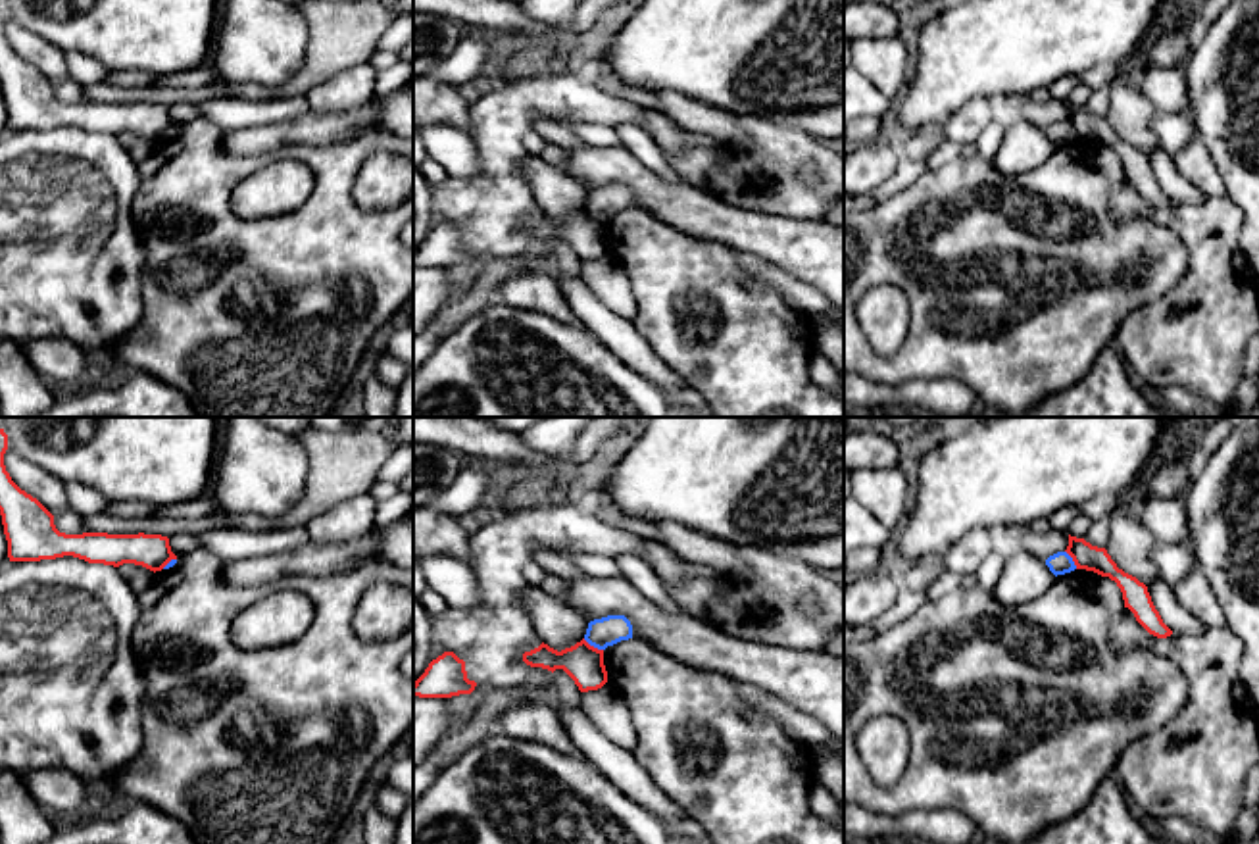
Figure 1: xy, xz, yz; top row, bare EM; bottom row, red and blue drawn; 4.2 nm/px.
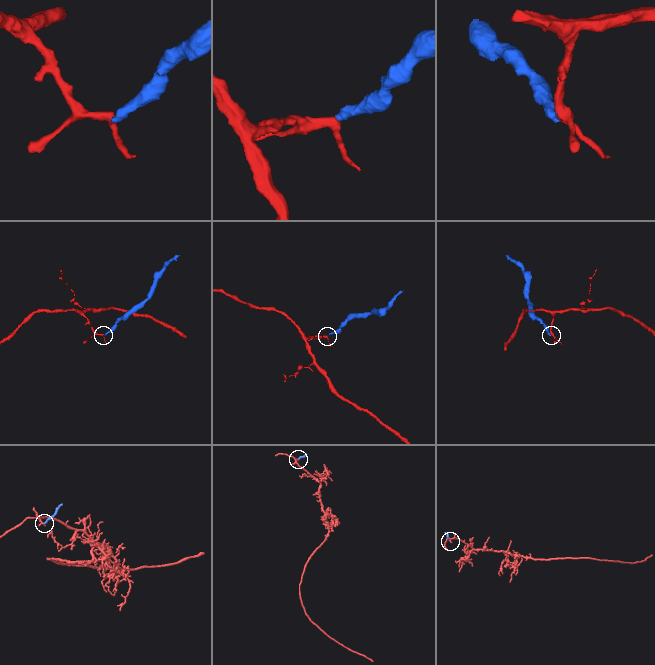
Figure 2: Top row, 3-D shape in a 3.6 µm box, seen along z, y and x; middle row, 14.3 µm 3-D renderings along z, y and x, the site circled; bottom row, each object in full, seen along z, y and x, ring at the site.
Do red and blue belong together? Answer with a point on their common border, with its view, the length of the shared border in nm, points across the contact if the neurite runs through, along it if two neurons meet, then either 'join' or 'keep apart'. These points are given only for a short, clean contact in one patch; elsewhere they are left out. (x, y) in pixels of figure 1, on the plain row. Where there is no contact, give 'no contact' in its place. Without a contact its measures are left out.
contact xz (592, 216); length 100 nm; border xz (583, 208), (602, 220); keep apart

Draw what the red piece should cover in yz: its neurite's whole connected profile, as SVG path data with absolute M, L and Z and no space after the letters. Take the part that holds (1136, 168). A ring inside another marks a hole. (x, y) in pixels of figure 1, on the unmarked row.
M1069 104L1069 115L1065 121L1073 127L1076 138L1094 140L1115 150L1123 161L1124 177L1134 183L1136 190L1149 204L1157 208L1167 208L1173 204L1173 200L1163 192L1159 181L1155 179L1148 156L1136 146L1119 138L1105 117L1092 115L1084 108Z

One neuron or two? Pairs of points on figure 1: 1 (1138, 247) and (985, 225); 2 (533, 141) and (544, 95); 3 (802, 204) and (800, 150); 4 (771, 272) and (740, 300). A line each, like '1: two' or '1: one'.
1: one
2: two
3: one
4: two

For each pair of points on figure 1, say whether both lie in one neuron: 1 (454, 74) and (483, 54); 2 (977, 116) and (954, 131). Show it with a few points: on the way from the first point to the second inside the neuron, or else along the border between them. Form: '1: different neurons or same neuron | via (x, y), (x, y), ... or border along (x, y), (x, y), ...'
1: same neuron | via (462, 66), (475, 56)
2: same neuron | via (971, 120), (960, 127)

